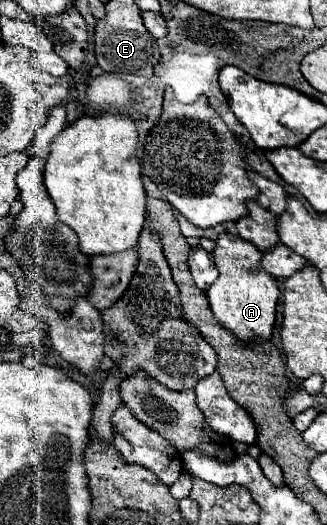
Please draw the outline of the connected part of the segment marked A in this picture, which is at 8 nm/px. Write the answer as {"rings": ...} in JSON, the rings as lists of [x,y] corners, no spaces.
{"rings":[[[219,234],[219,238],[215,240],[213,262],[219,270],[219,280],[215,280],[215,284],[207,290],[209,306],[215,318],[221,320],[221,324],[235,336],[241,336],[241,340],[269,340],[275,324],[279,286],[277,280],[261,268],[261,256],[263,252],[251,242],[245,242],[241,236]]]}

